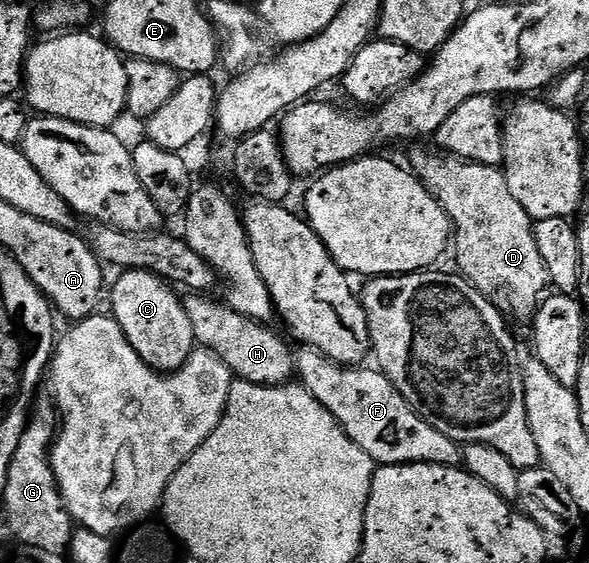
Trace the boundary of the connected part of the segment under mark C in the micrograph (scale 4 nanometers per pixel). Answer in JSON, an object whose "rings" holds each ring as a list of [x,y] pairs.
{"rings":[[[126,270],[121,273],[122,276],[114,284],[114,293],[109,293],[108,304],[112,309],[114,321],[120,326],[120,330],[124,330],[124,334],[128,338],[128,342],[136,350],[136,354],[140,354],[140,358],[144,358],[144,362],[148,367],[154,368],[160,373],[174,372],[180,366],[184,366],[184,362],[196,351],[196,341],[192,334],[192,322],[186,313],[186,305],[180,299],[179,293],[162,277],[154,275],[153,272],[140,272],[137,270]]]}

